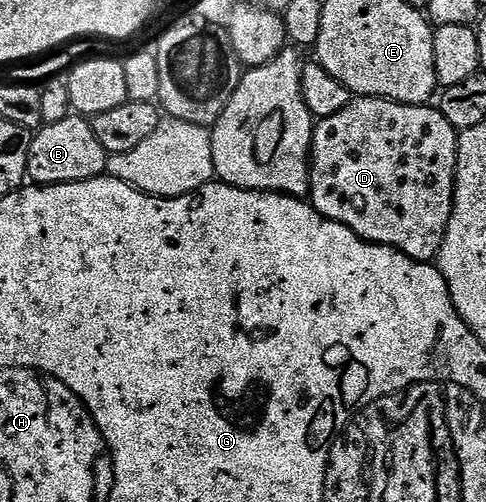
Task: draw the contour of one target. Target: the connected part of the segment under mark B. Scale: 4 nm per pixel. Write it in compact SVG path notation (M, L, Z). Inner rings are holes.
M69 115L58 123L44 125L31 138L27 180L37 185L61 185L102 177L108 168L109 156L102 143L98 143L98 135L94 135L91 120L80 115Z

